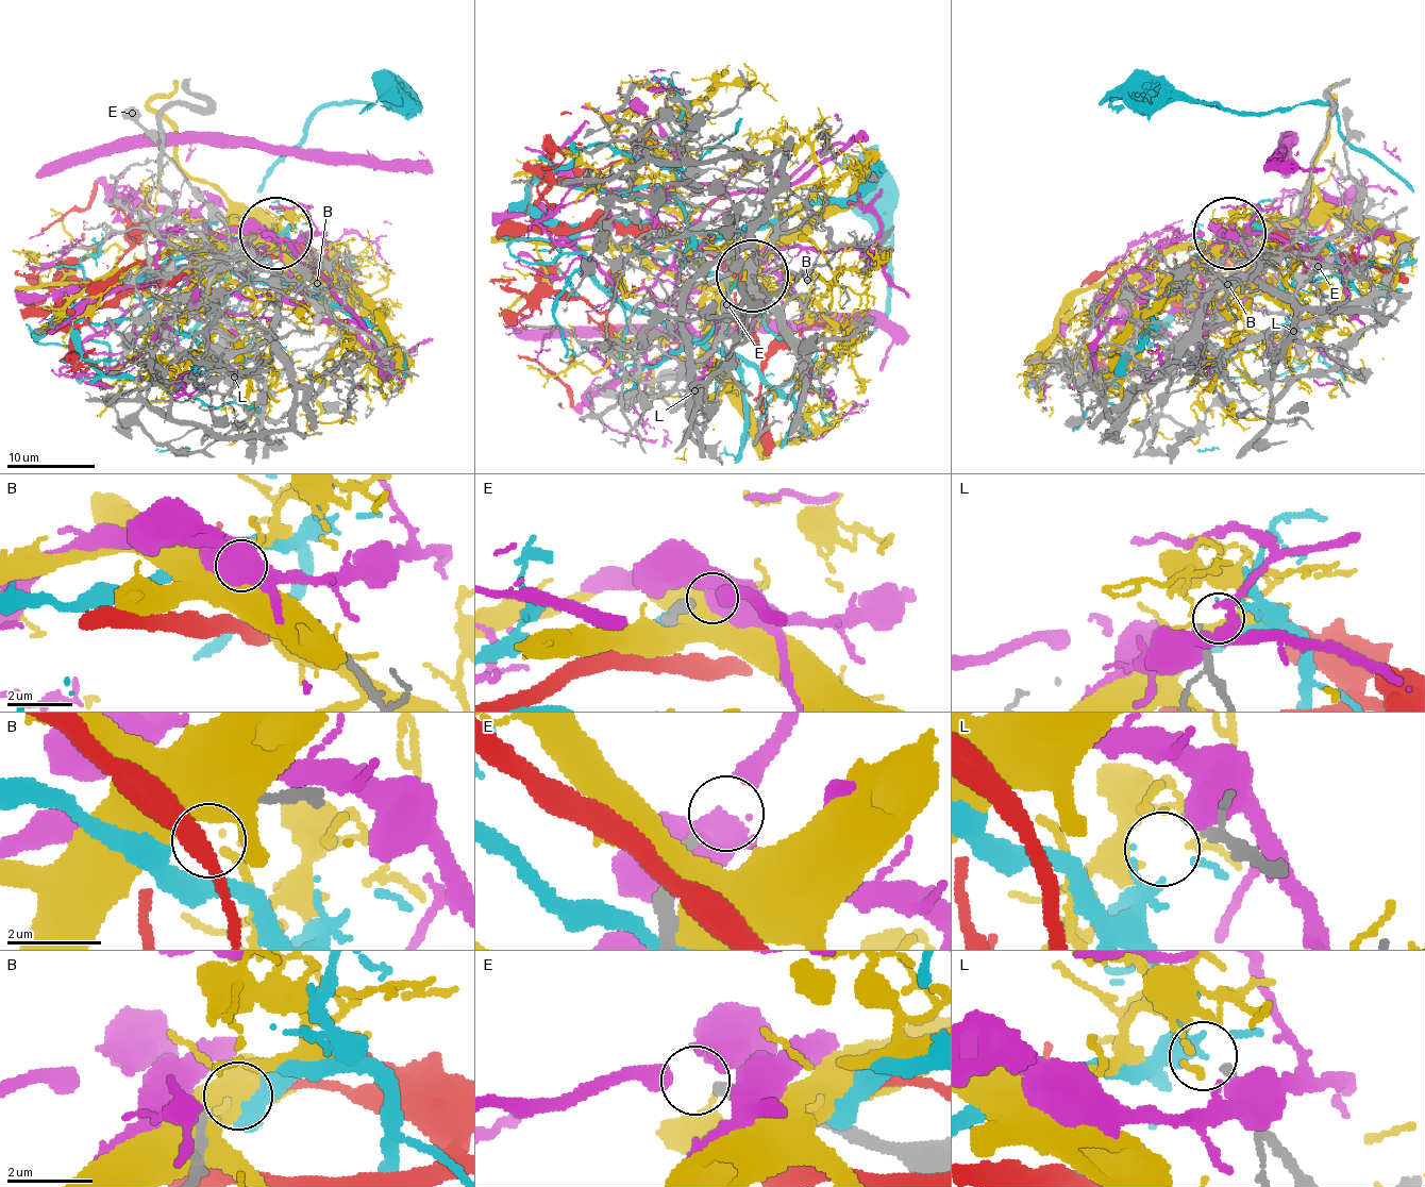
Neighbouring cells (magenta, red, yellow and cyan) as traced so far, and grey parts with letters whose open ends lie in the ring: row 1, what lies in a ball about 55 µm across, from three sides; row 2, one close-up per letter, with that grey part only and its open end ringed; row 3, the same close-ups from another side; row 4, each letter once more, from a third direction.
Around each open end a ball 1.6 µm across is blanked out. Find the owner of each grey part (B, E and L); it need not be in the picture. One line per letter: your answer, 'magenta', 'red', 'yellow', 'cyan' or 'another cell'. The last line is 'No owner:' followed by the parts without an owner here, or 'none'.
B: cyan
E: magenta
L: another cell
No owner: L

